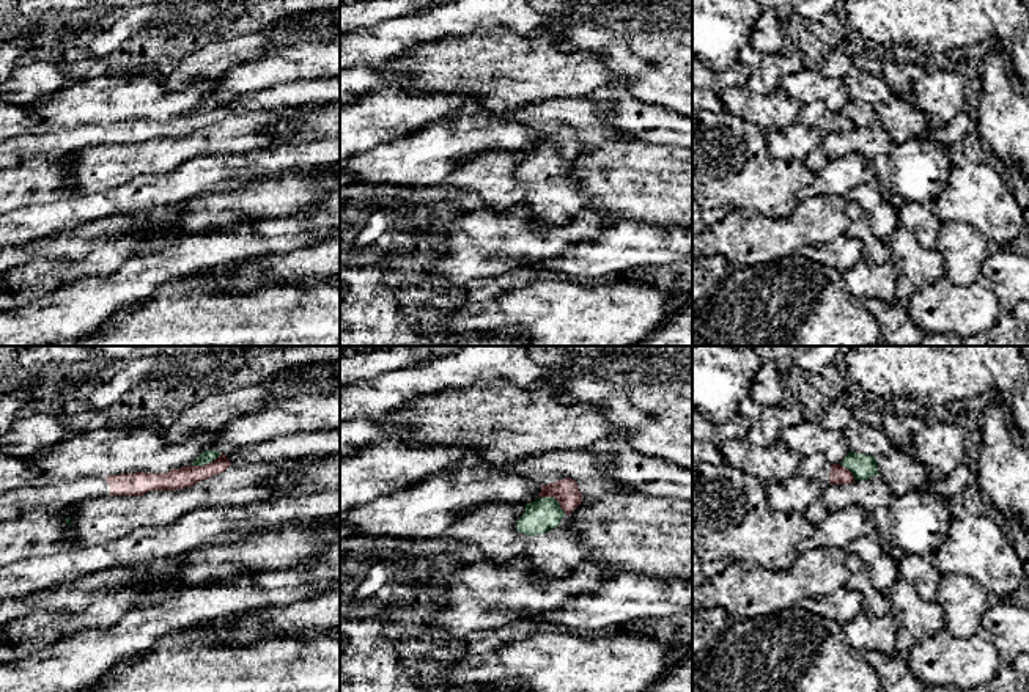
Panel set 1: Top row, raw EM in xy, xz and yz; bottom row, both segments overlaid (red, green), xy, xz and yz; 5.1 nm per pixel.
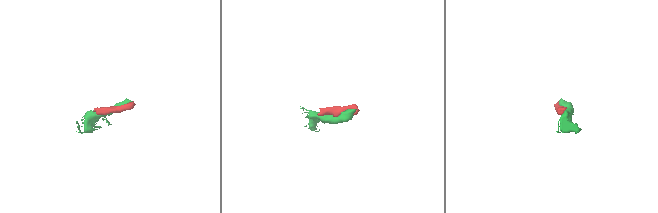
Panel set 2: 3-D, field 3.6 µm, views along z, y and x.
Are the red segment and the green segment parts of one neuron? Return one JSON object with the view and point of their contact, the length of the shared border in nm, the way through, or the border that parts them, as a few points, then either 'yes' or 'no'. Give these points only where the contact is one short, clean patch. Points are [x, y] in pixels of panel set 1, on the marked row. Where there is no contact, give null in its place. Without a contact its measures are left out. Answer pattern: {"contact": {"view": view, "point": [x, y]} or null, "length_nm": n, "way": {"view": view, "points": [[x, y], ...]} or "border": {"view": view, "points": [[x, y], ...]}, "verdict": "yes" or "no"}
{"contact": {"view": "xz", "point": [554, 497]}, "length_nm": 160, "verdict": "no"}

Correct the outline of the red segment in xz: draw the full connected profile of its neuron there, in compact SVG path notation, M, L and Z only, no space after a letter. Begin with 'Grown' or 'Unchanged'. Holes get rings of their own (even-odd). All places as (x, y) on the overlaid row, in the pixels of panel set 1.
Grown. M560 450L510 462L510 470L541 488L540 497L554 497L565 514L579 508L584 497L628 494L633 489L614 478L612 456L592 456L585 450Z

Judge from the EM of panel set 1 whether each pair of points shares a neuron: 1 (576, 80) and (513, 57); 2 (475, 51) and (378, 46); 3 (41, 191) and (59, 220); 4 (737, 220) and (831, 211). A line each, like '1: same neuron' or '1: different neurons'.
1: same neuron
2: different neurons
3: different neurons
4: same neuron

